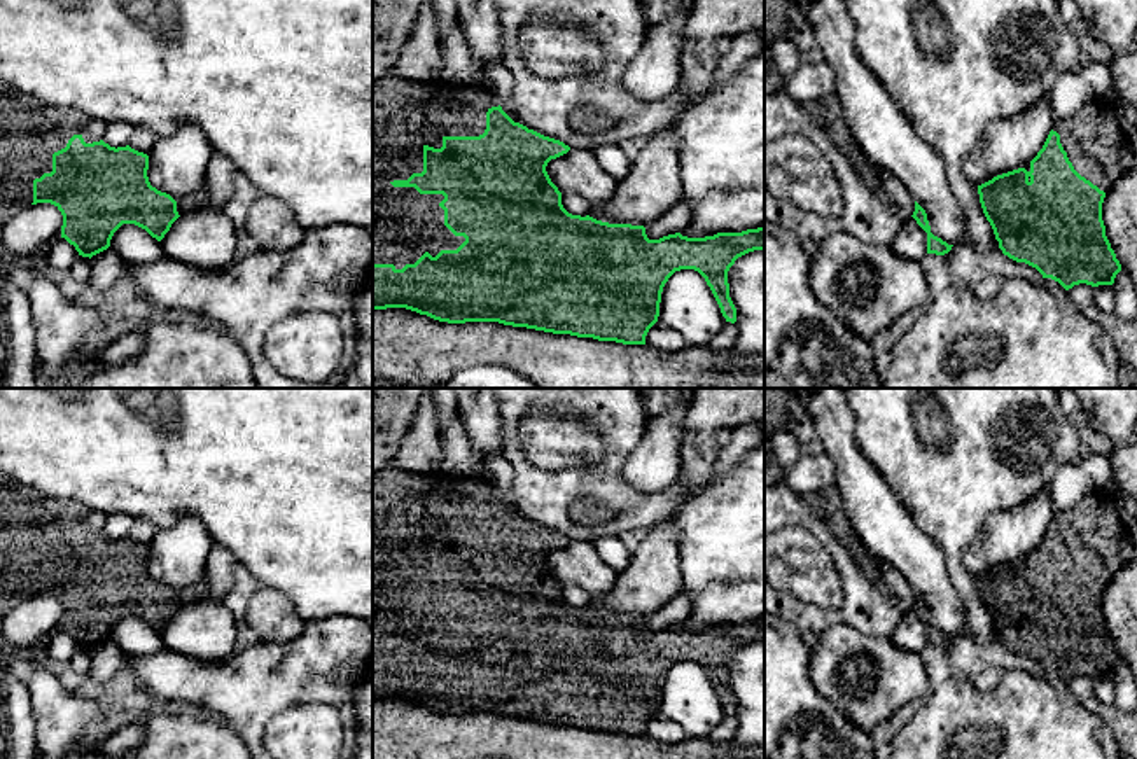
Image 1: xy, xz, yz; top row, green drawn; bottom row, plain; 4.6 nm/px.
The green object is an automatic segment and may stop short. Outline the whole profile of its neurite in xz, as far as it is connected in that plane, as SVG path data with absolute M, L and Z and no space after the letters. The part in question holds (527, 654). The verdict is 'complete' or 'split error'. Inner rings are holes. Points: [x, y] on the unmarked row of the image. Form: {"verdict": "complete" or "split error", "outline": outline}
{"verdict": "split error", "outline": "M394 465L373 476L373 701L406 700L439 714L499 714L513 719L527 719L553 726L593 729L623 736L645 736L649 721L658 714L661 684L668 670L680 661L698 663L710 679L726 714L736 714L736 700L729 689L728 663L735 652L749 644L764 644L764 619L742 624L717 624L705 630L687 630L680 624L649 631L644 617L609 616L589 607L572 607L562 596L562 584L551 574L546 558L570 542L560 532L544 528L527 518L514 514L504 502L504 491L485 476L465 477L444 472L416 474ZM432 518L443 526L443 539L429 539L420 523Z"}

